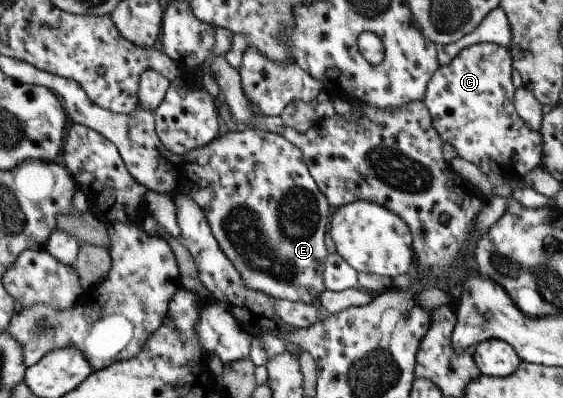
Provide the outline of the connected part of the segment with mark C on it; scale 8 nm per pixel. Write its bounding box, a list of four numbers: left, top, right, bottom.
[423,43,542,180]

